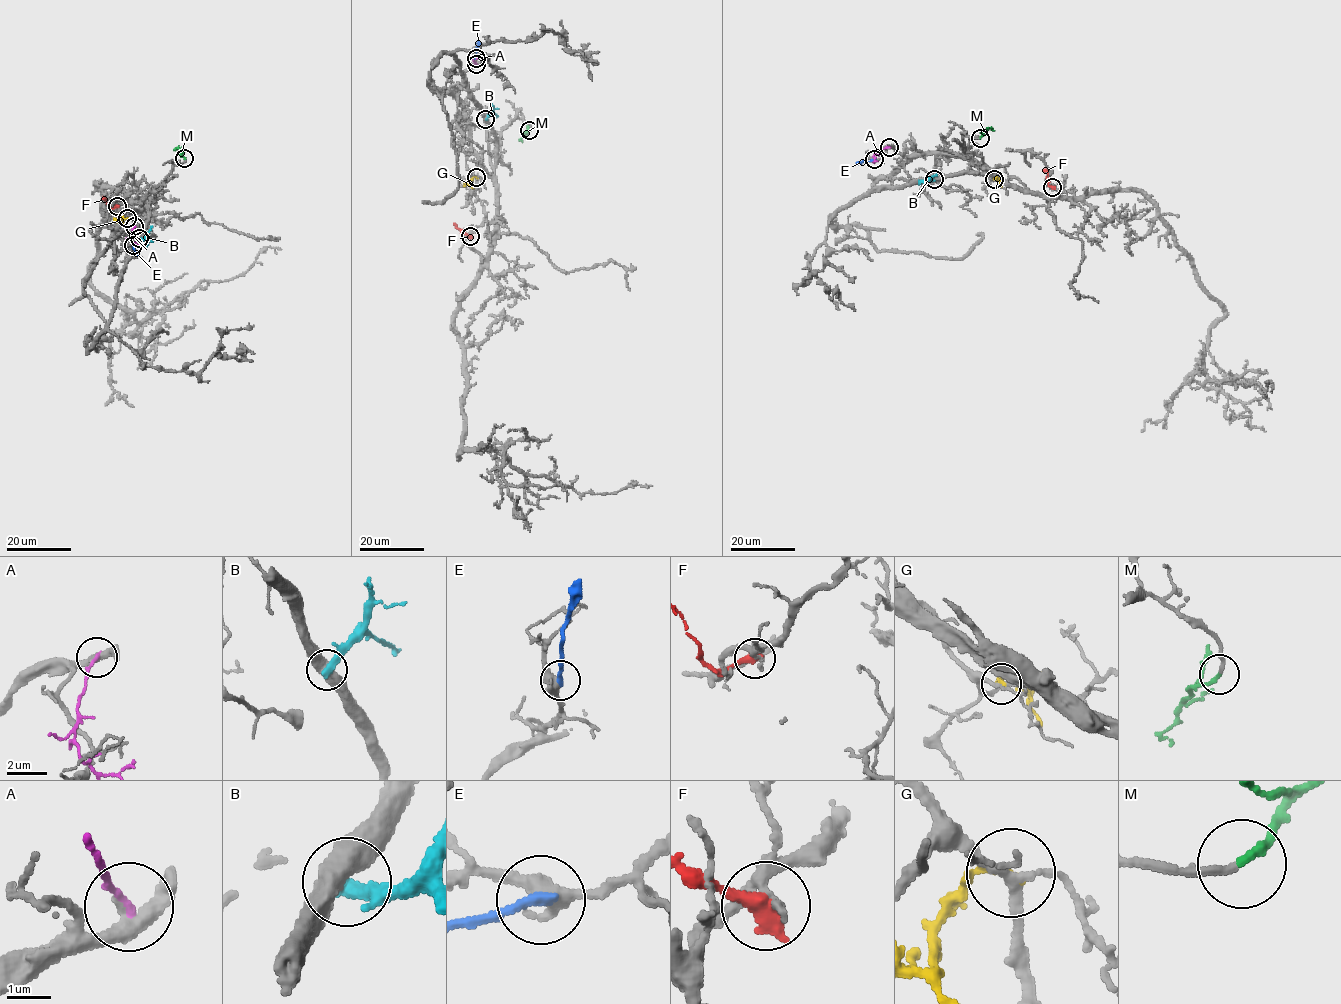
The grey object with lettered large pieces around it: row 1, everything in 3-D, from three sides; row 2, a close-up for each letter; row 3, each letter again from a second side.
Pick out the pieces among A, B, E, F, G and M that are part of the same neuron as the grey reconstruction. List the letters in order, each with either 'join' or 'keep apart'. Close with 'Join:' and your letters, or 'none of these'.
A: keep apart
B: keep apart
E: keep apart
F: keep apart
G: keep apart
M: join
Join: M

